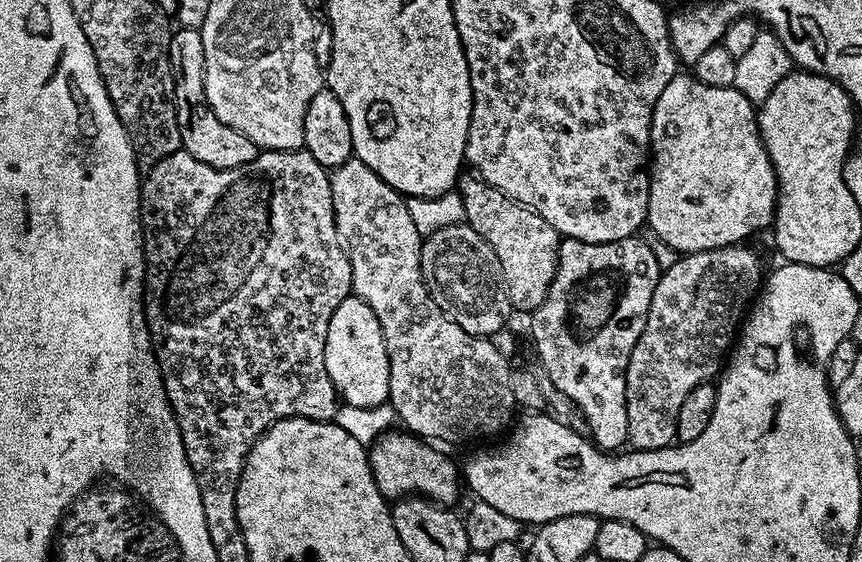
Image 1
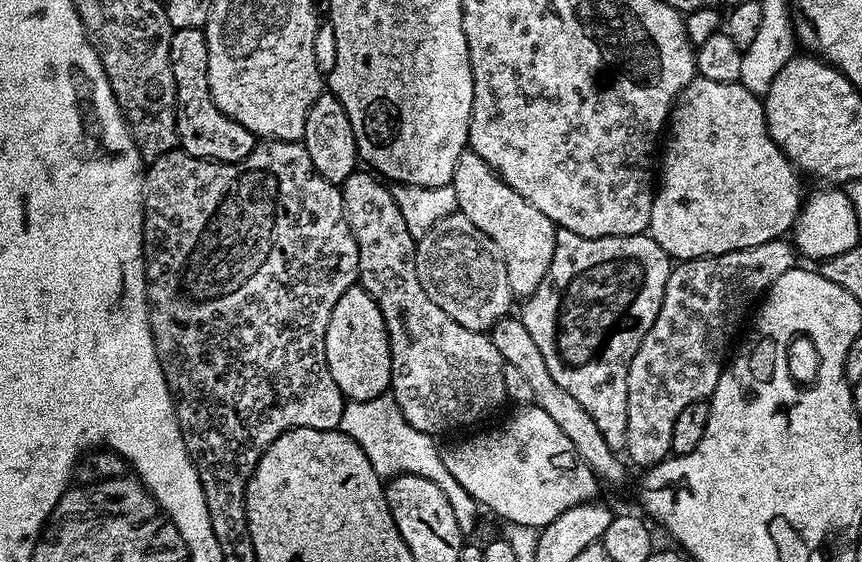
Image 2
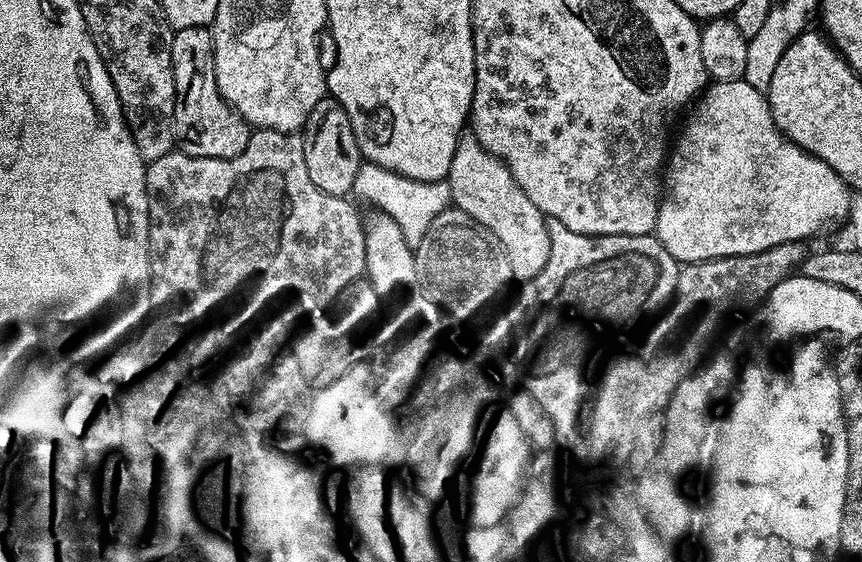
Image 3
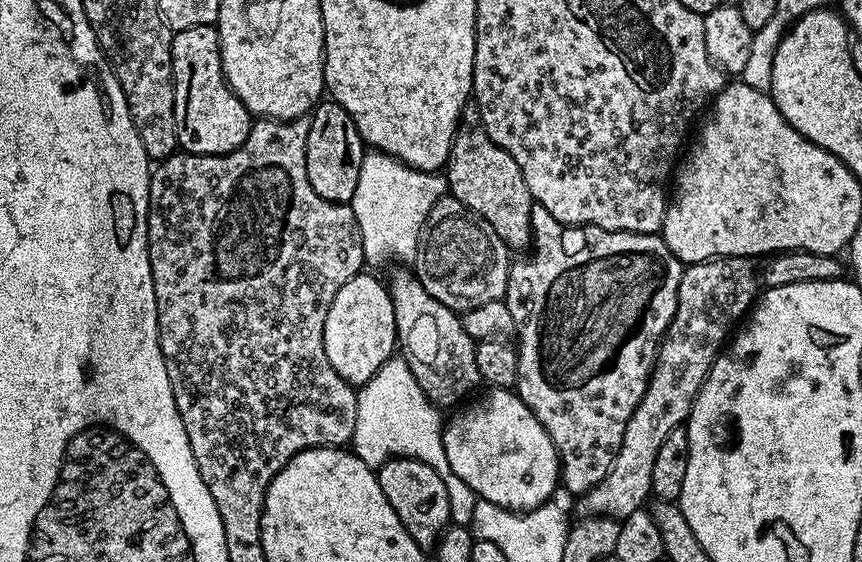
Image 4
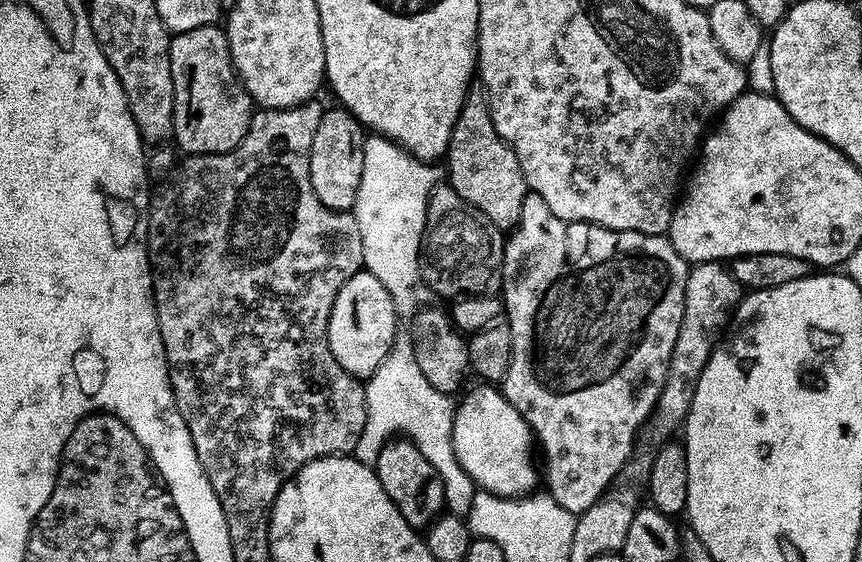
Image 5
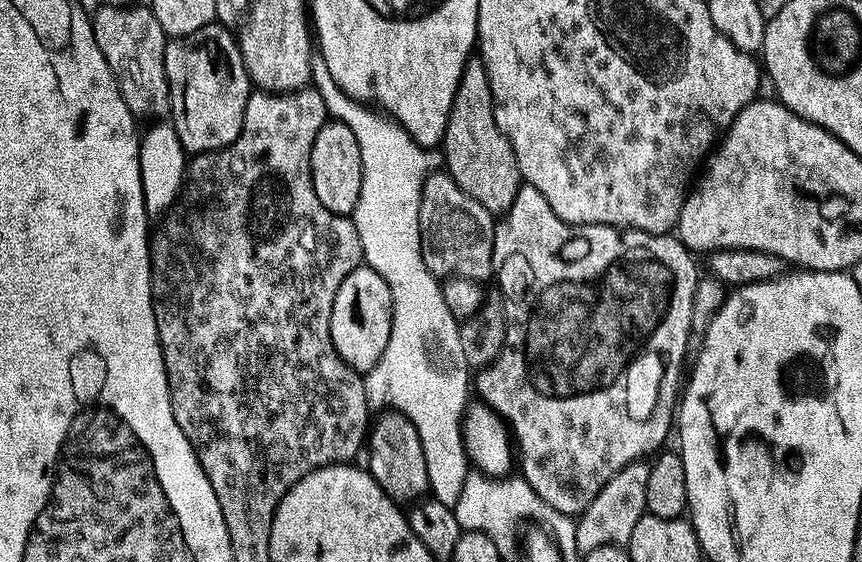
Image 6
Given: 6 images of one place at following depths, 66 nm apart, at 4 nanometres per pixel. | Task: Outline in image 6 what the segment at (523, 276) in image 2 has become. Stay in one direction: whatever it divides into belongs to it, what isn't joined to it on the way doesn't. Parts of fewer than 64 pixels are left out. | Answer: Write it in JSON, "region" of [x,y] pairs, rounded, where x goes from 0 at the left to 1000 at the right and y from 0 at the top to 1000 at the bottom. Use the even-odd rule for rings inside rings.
{"region":[[[545,103],[536,125],[513,251],[513,292],[527,324],[566,377],[584,381],[592,374],[606,326],[601,281],[596,281],[592,253],[573,217],[568,139],[564,139],[564,117],[555,103]]]}

